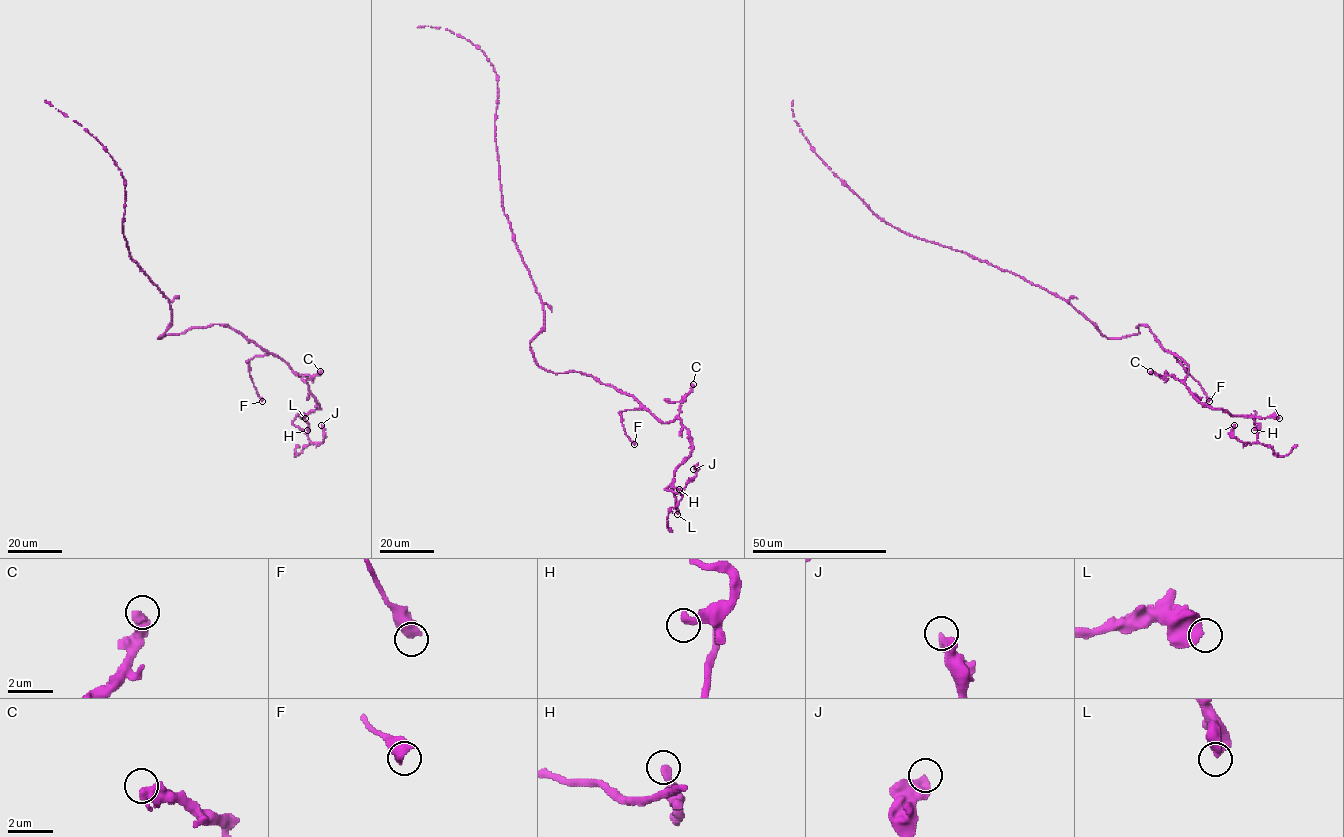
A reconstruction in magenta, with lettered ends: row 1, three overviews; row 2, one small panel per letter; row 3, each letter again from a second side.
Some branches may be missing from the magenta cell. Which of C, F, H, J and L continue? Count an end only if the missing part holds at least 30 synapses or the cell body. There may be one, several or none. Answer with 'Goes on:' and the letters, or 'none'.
Goes on: C

